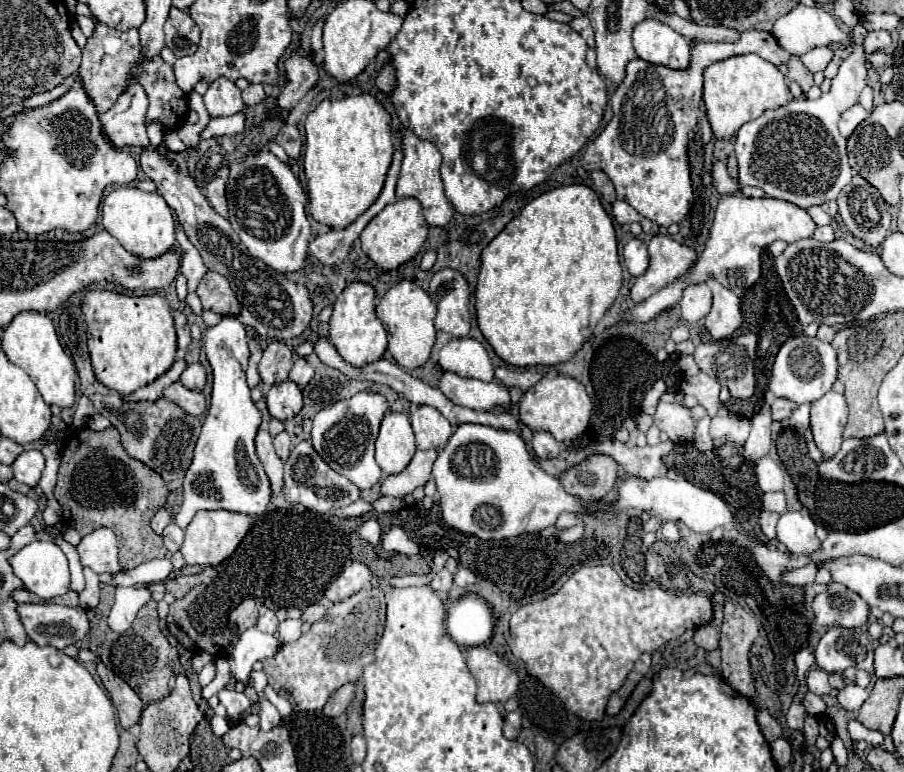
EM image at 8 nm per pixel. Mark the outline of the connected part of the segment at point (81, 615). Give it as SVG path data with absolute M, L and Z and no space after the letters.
M41 602L41 604L21 604L19 606L19 614L23 618L27 636L33 642L39 644L49 644L55 646L59 650L63 650L69 644L75 644L79 640L83 640L89 632L89 618L87 612L79 606L71 608L71 606L63 606L63 604L51 604L51 602Z

